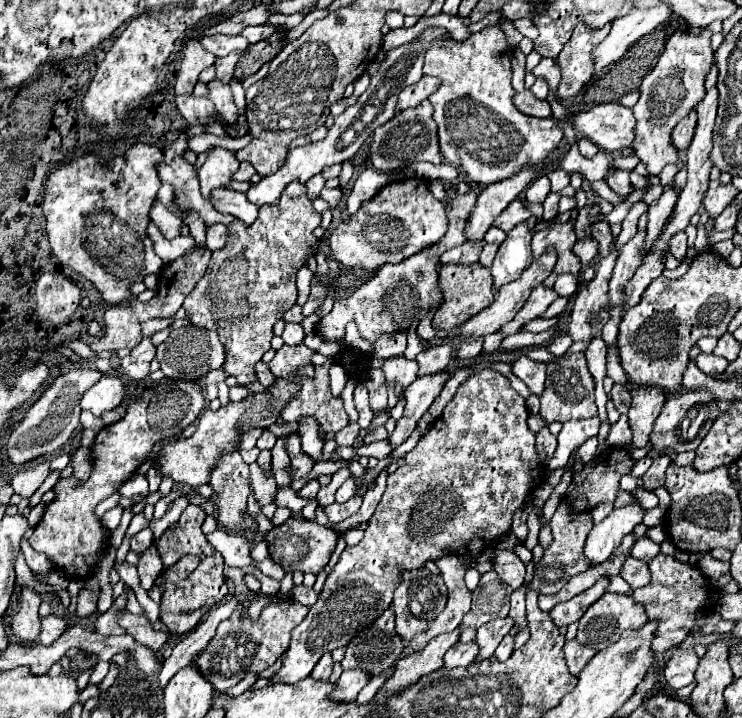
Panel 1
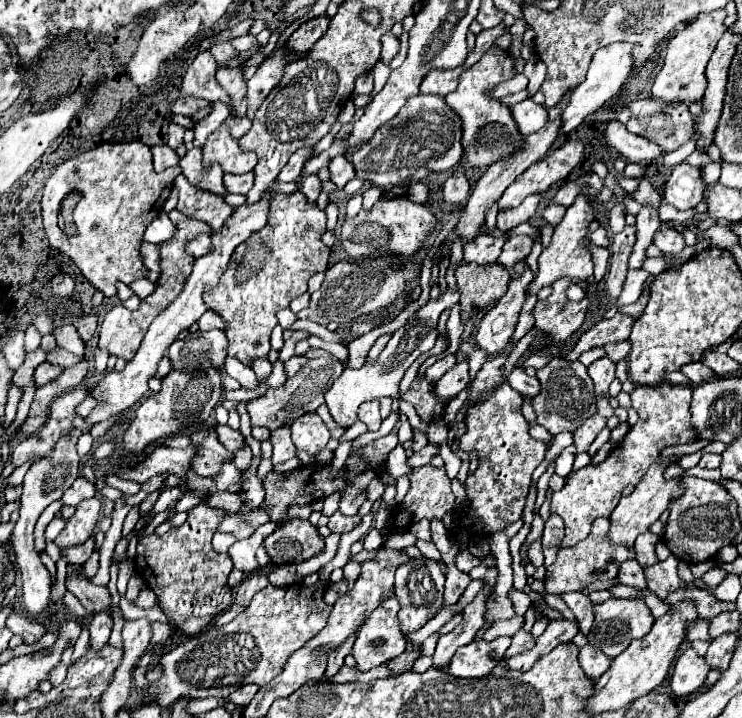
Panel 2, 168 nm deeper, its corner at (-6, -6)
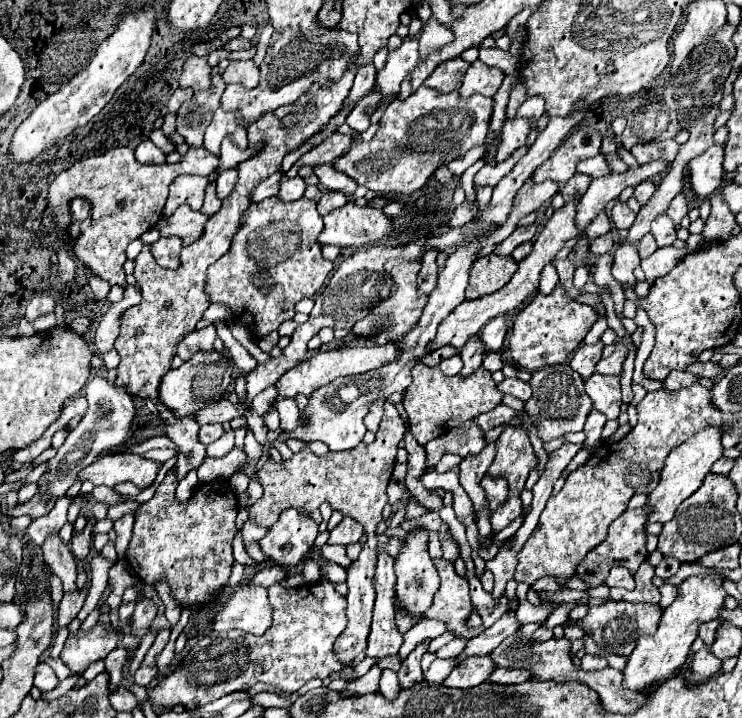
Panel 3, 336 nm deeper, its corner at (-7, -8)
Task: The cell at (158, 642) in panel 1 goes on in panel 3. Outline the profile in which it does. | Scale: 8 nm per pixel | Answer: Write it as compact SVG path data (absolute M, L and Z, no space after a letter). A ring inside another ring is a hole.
M57 534L49 536L43 544L43 558L49 564L51 572L57 574L63 582L63 592L75 592L77 590L77 568L75 568L75 558L69 550L67 544L61 542Z

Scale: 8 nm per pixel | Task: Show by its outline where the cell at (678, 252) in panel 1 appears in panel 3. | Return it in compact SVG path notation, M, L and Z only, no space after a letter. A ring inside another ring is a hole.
M661 214L661 216L657 216L655 220L653 220L653 224L651 224L651 234L655 236L655 242L657 242L657 246L659 248L663 248L663 246L671 246L673 242L675 242L675 224L665 216L665 214Z

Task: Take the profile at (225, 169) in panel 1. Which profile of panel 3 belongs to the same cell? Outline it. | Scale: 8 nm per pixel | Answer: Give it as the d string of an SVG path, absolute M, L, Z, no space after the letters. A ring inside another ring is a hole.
M219 108L219 110L215 112L211 124L209 124L207 130L205 130L205 142L203 142L203 146L205 146L211 154L219 156L221 142L223 142L223 138L227 138L227 136L229 136L241 150L247 150L247 148L249 148L249 144L247 144L247 130L245 130L243 122L241 122L235 114L223 112L223 110Z

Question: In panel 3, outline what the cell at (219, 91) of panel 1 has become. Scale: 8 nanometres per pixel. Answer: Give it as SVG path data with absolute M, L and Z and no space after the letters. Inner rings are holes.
M235 60L223 72L225 84L243 84L245 88L255 88L259 82L259 68L253 66L251 60Z

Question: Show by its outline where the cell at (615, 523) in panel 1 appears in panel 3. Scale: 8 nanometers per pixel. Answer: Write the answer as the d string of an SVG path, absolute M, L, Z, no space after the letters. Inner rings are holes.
M705 428L699 434L695 434L693 438L689 438L687 442L675 446L671 450L671 454L667 456L667 460L665 460L665 466L661 470L661 478L659 478L657 488L651 494L647 494L647 504L645 506L651 508L647 524L651 524L651 522L661 522L661 524L669 522L671 516L675 514L677 506L701 486L703 478L711 470L711 464L721 458L721 452L723 452L723 446L721 446L719 428Z

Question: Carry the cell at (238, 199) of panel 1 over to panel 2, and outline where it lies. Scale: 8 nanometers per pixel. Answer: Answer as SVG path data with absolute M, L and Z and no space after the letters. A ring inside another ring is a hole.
M182 174L176 178L174 186L180 190L176 210L188 218L206 222L212 230L220 230L226 218L230 218L230 214L234 212L234 208L228 206L222 196L194 188Z

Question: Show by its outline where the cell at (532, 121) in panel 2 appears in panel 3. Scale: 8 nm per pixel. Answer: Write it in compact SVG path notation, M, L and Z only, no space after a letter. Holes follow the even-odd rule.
M509 118L509 120L505 120L505 124L501 128L501 144L499 144L497 156L495 156L497 162L509 158L513 150L517 150L519 146L523 146L527 142L527 136L531 132L531 122L533 120L529 120L529 118Z

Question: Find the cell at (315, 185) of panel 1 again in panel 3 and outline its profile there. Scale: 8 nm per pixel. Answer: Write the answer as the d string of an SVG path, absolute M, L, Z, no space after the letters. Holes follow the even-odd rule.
M283 176L281 178L281 190L279 190L279 198L281 200L287 200L287 202L295 202L299 198L303 198L303 192L305 192L307 184L301 176L295 176L295 178L287 178Z

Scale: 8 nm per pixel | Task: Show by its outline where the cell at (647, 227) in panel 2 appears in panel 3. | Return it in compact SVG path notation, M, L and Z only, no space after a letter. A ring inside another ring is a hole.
M645 180L643 184L637 184L635 186L635 198L637 198L637 202L641 204L641 206L645 206L649 200L651 200L651 196L655 194L655 184L651 182L651 180Z

